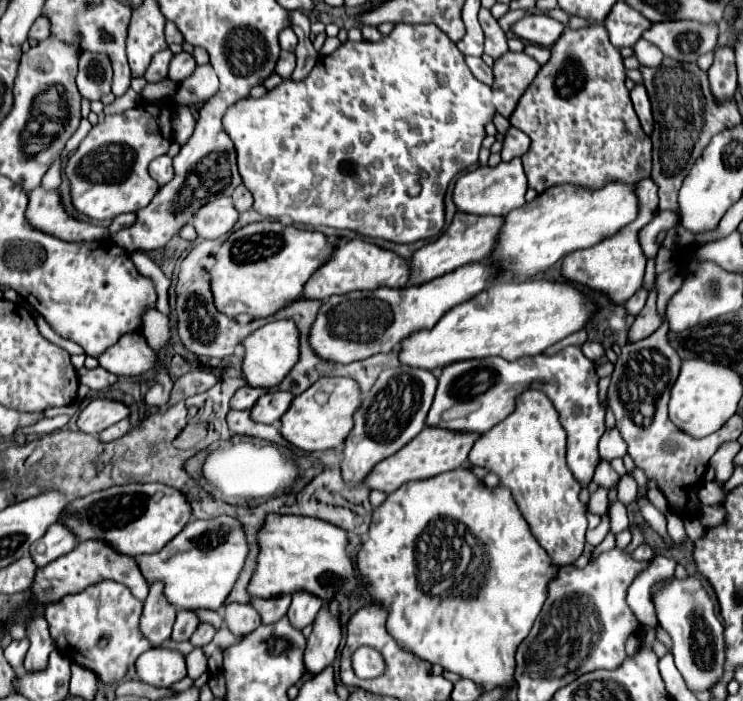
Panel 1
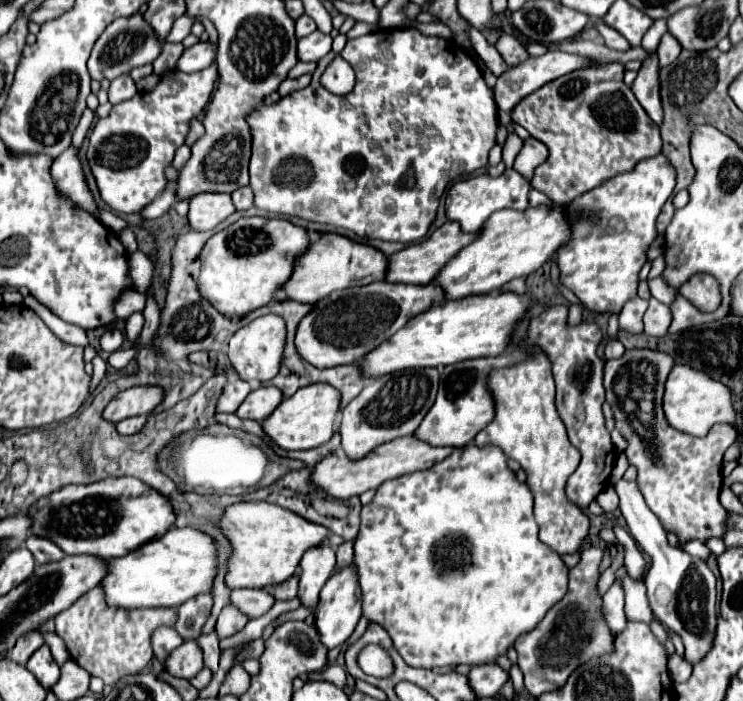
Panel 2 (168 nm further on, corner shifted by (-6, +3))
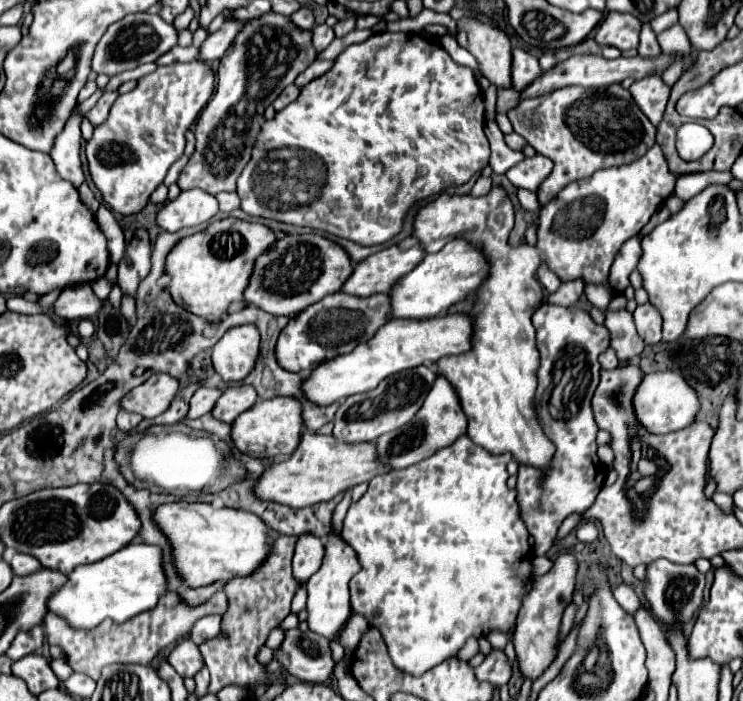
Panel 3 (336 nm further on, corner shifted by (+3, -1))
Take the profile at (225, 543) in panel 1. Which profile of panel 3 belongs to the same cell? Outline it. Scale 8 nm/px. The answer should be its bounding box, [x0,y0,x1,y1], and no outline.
[48,542,168,628]

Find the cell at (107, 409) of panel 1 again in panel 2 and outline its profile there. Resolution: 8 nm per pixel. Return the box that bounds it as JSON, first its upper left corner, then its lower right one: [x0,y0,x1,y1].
[105,386,165,422]

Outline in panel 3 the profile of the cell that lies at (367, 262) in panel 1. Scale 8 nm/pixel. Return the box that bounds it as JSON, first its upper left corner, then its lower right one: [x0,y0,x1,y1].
[244,232,354,316]

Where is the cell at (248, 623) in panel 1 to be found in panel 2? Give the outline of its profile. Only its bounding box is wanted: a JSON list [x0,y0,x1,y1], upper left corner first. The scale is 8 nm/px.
[215,604,249,638]

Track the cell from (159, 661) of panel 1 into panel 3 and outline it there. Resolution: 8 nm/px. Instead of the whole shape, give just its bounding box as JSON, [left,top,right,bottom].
[168,640,204,678]

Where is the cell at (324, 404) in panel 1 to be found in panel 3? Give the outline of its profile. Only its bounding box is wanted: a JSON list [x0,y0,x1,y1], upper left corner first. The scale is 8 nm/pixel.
[232,396,304,460]

